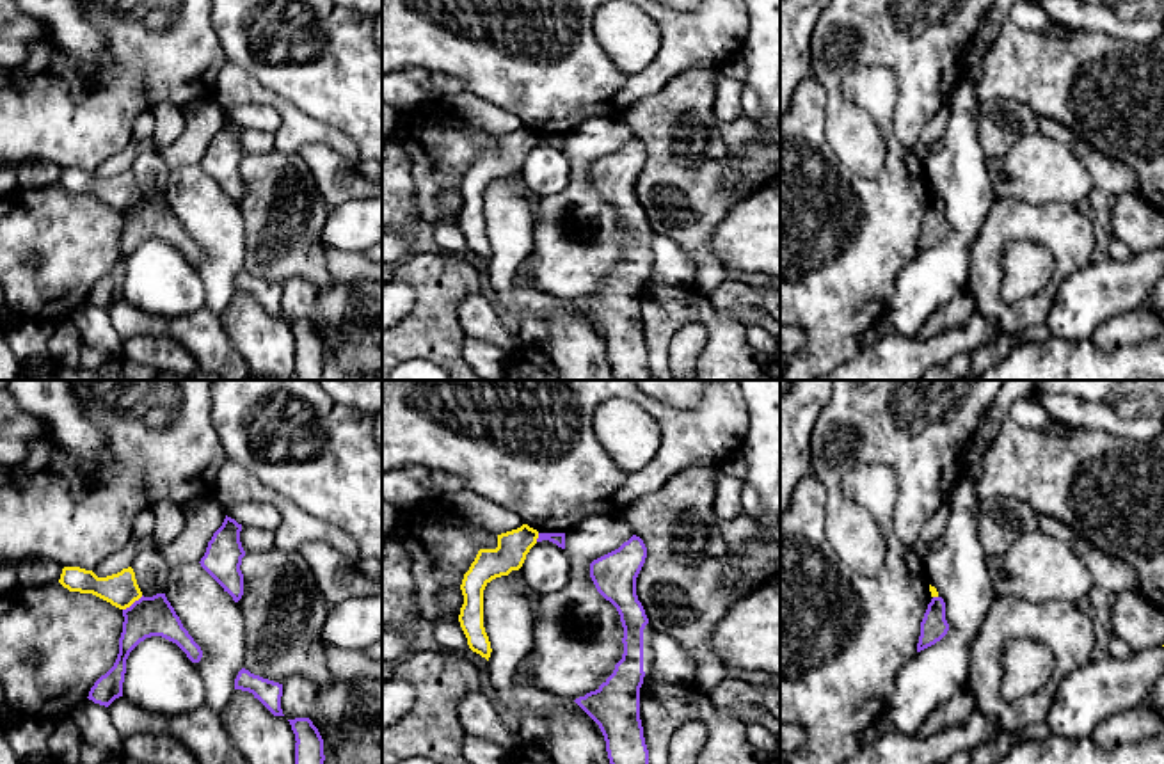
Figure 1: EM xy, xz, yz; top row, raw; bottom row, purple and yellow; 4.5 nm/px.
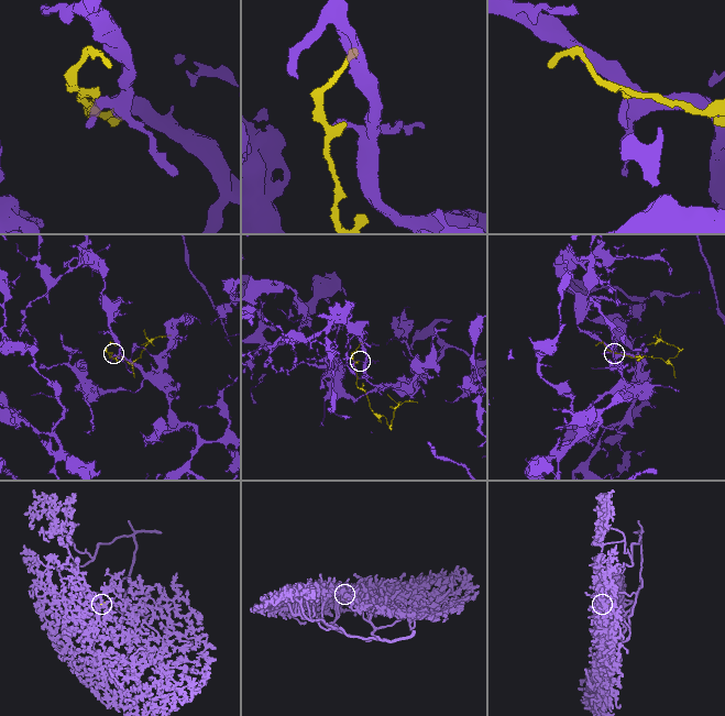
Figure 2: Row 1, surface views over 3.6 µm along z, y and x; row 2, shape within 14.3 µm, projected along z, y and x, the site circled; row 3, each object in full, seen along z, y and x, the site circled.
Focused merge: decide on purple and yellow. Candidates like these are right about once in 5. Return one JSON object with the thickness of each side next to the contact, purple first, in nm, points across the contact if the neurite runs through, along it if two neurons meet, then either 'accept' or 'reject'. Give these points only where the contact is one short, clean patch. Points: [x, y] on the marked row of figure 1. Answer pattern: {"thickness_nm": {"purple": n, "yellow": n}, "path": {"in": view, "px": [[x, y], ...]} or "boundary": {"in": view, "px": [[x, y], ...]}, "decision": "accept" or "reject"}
{"thickness_nm": {"purple": 180, "yellow": 160}, "boundary": {"in": "xy", "px": [[143, 596], [123, 610]]}, "decision": "reject"}

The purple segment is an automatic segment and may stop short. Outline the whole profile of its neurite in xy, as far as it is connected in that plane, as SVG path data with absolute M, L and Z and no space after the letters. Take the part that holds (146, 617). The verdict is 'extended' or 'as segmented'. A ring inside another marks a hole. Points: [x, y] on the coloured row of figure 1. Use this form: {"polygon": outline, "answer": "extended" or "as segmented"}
{"polygon": "M165 593L140 597L130 608L123 609L123 633L119 638L119 654L114 666L101 675L89 691L89 700L108 707L116 698L123 696L123 682L126 673L126 659L130 652L146 638L162 636L176 643L192 663L203 657L201 647L183 627Z", "answer": "as segmented"}

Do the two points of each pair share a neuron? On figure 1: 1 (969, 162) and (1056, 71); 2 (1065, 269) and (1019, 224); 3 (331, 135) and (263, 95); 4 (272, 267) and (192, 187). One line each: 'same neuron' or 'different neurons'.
1: different neurons
2: same neuron
3: same neuron
4: different neurons

